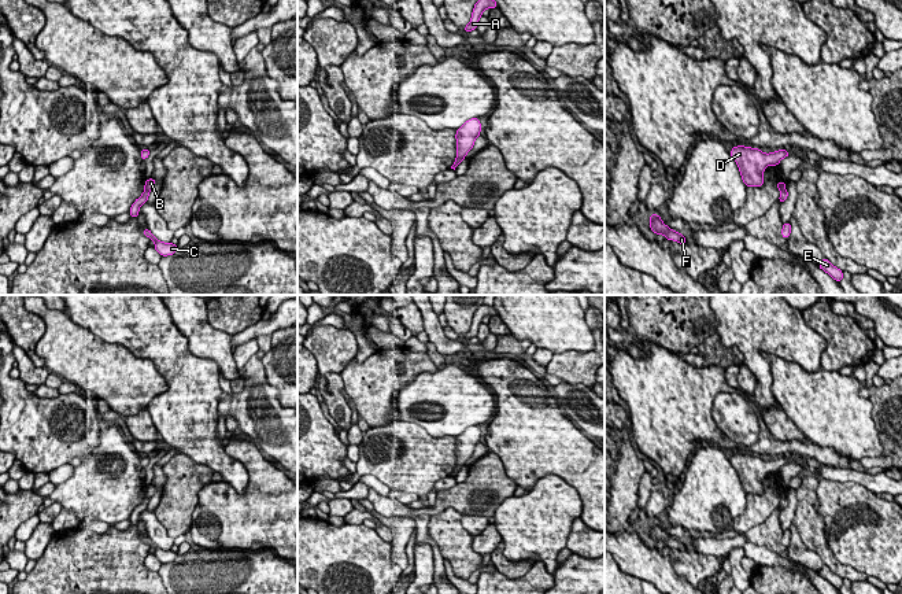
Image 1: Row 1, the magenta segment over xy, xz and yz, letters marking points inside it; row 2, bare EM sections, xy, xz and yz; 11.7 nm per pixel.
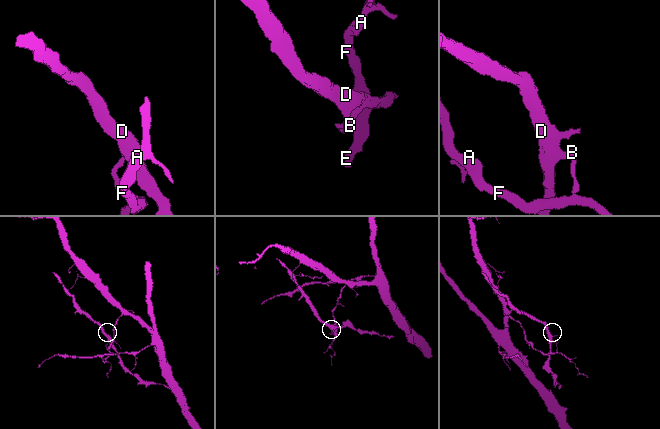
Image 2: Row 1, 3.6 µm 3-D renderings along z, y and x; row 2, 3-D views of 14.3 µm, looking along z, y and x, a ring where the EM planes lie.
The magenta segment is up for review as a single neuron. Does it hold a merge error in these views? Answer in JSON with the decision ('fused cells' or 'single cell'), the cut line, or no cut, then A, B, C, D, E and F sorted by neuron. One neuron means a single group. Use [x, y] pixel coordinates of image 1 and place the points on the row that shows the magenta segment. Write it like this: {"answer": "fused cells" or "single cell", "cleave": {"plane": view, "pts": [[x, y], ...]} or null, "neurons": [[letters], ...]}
{"answer": "fused cells", "cleave": {"plane": "xy", "pts": [[145, 188], [148, 191]]}, "neurons": [["A", "C", "E", "F"], ["B", "D"]]}

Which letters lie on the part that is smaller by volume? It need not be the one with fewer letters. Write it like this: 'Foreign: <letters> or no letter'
Foreign: B, D

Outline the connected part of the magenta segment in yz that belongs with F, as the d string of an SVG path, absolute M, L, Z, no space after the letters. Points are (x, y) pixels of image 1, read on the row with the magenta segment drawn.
M650 214L650 219L651 219L650 229L655 235L662 233L666 237L666 240L674 240L679 241L680 244L687 243L687 239L683 235L666 226L658 214Z

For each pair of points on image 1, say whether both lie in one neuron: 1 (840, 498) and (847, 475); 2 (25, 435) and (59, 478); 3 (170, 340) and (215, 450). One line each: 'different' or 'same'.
1: different
2: different
3: same

